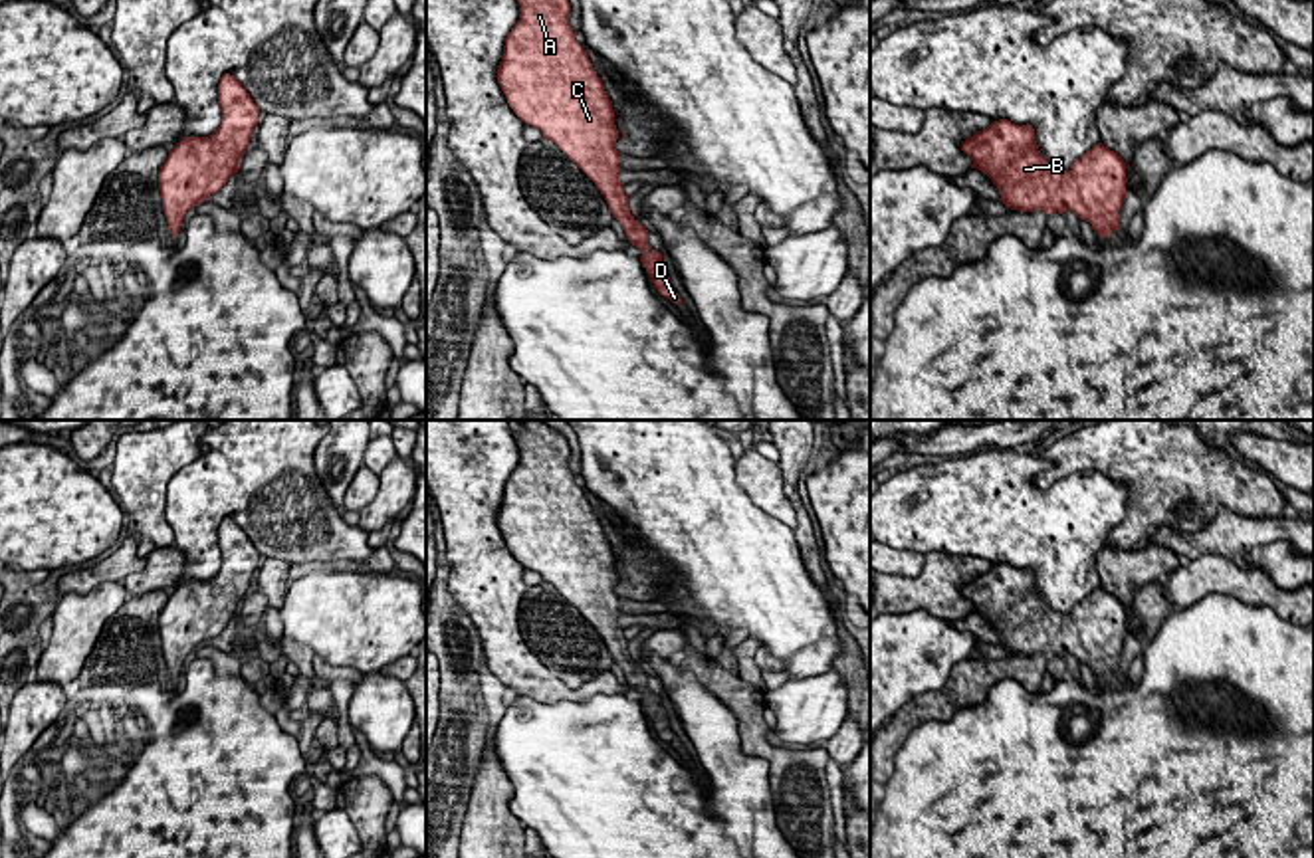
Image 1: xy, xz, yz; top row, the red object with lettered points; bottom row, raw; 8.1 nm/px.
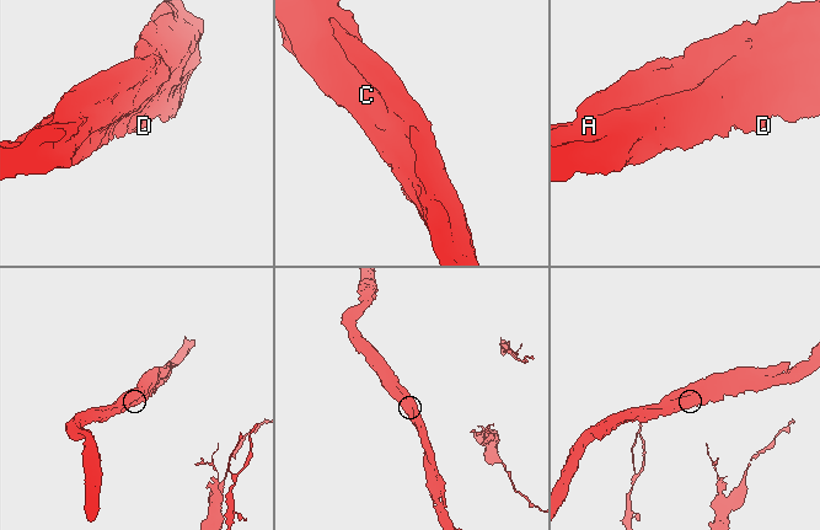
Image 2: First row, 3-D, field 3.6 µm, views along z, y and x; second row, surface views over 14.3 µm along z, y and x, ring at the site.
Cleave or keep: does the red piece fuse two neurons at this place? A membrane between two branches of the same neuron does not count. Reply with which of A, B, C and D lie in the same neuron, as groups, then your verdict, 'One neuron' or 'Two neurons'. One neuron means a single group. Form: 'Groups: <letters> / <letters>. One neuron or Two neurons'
Groups: A B C D. One neuron

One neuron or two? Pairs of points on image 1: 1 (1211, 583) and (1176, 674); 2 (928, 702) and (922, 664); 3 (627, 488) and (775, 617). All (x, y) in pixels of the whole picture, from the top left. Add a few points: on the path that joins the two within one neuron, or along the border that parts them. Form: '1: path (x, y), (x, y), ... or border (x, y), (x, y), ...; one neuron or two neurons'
1: border (1192, 605), (1176, 609); two neurons
2: border (962, 660), (940, 688), (912, 696), (892, 714); two neurons
3: path (664, 506), (738, 579); one neuron

